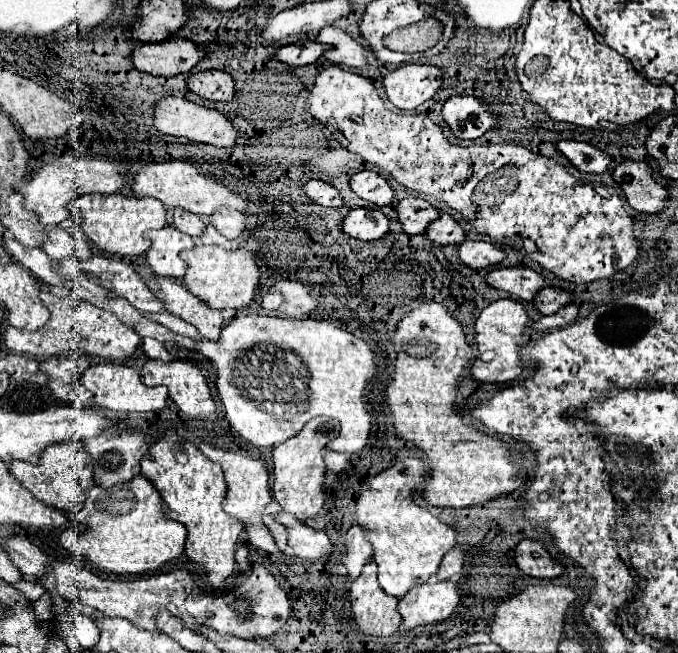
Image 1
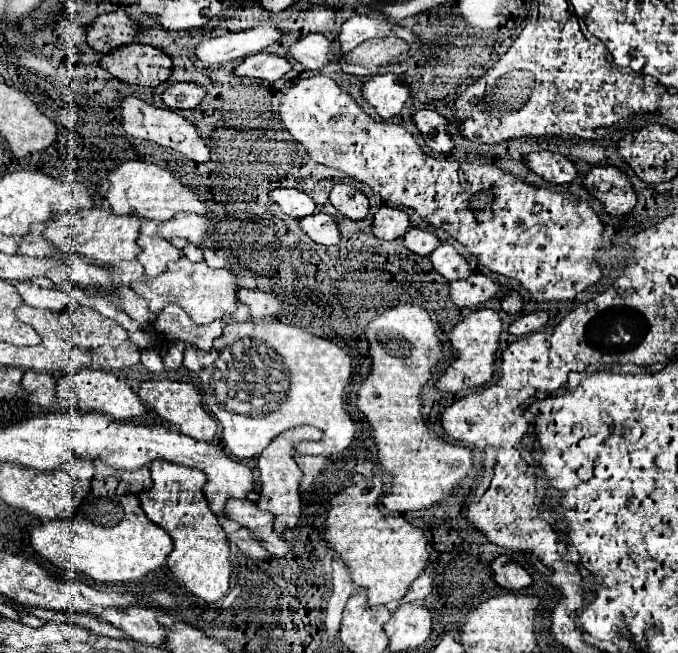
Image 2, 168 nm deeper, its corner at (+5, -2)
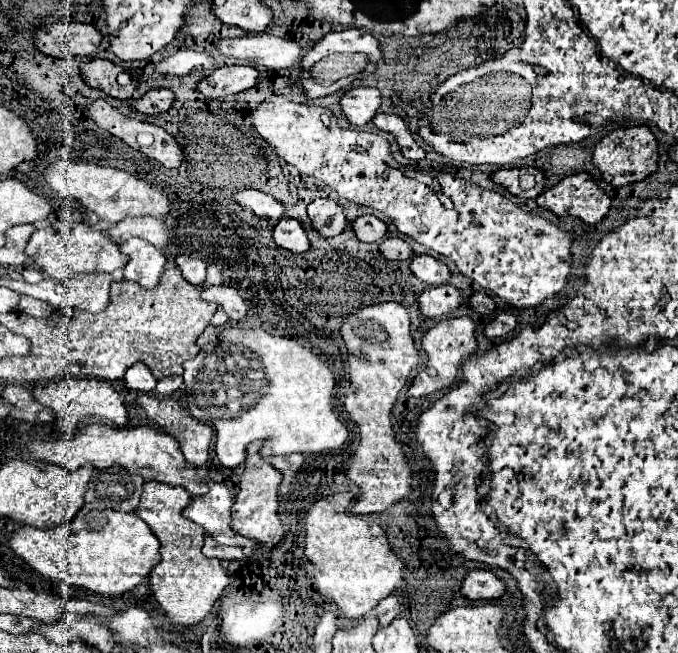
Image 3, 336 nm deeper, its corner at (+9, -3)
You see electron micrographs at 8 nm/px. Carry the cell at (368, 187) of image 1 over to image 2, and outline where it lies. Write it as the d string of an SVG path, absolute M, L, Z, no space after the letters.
M338 183L332 187L330 195L328 195L328 201L338 209L340 215L352 219L352 221L358 221L358 219L364 219L370 211L368 207L368 197L360 191L356 191L352 185L348 183Z

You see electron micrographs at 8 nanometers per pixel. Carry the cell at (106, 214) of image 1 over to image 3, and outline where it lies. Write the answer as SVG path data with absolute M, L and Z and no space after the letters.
M78 224L74 228L68 226L46 226L32 234L26 254L34 258L38 268L58 282L70 280L80 272L114 272L124 268L130 258L120 252L120 246L110 240L110 236L102 230L92 230L88 224Z

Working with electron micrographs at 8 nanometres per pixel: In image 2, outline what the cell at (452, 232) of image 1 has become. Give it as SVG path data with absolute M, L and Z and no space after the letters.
M408 229L404 235L404 247L416 255L428 255L430 249L436 249L440 245L440 239L428 231L422 229Z

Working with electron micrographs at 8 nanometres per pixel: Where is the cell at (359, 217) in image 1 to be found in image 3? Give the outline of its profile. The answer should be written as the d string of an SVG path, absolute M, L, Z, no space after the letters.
M282 218L274 228L274 242L292 252L306 252L310 248L310 240L306 236L304 226L296 218Z

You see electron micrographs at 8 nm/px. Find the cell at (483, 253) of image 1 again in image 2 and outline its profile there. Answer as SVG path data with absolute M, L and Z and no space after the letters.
M440 245L430 253L430 261L436 273L440 273L446 281L456 281L456 279L466 279L470 275L470 265L468 261L456 253L452 245Z

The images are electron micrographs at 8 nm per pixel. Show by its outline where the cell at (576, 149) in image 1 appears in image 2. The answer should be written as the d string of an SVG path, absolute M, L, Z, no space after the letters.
M550 151L528 153L522 161L532 173L542 177L550 185L564 185L576 177L574 163L558 153L550 153Z

